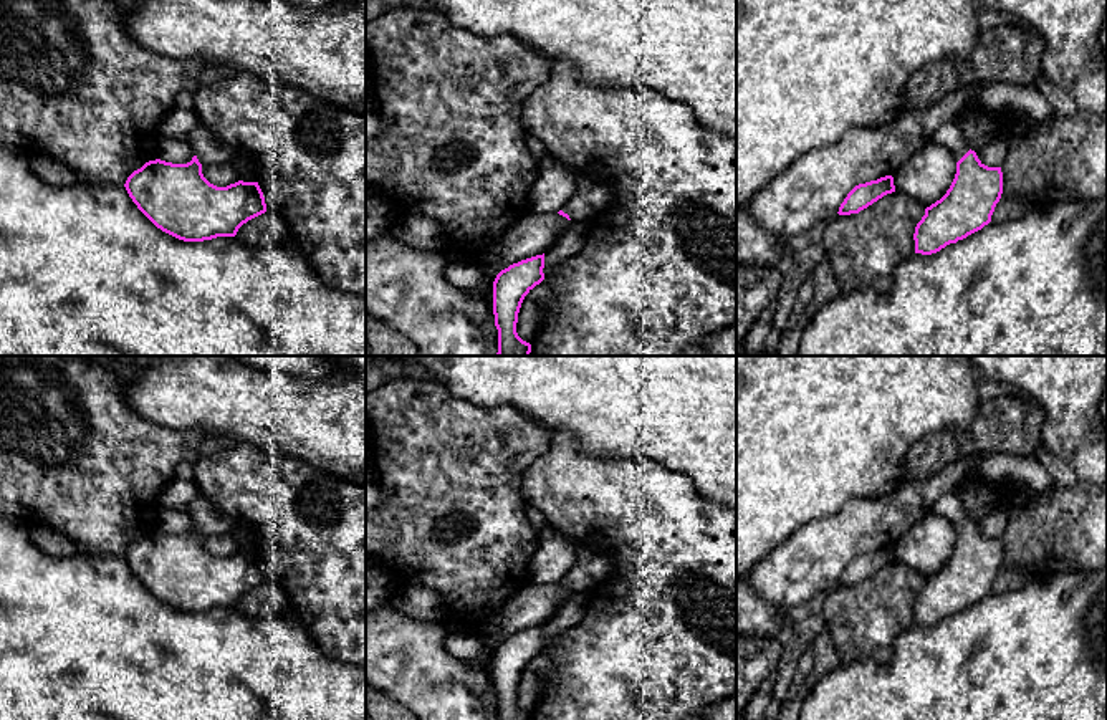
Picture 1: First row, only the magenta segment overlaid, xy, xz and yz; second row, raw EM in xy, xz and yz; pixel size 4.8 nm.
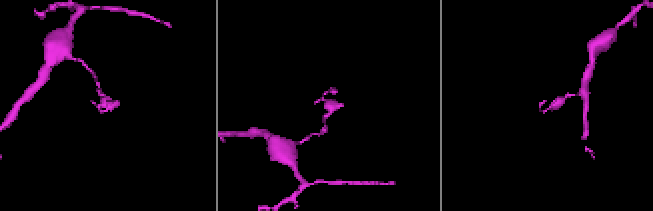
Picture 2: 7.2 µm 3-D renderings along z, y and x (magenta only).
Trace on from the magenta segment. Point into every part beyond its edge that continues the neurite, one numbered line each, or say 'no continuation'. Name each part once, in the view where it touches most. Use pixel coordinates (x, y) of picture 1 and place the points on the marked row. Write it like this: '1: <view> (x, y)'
1: yz (948, 134)

